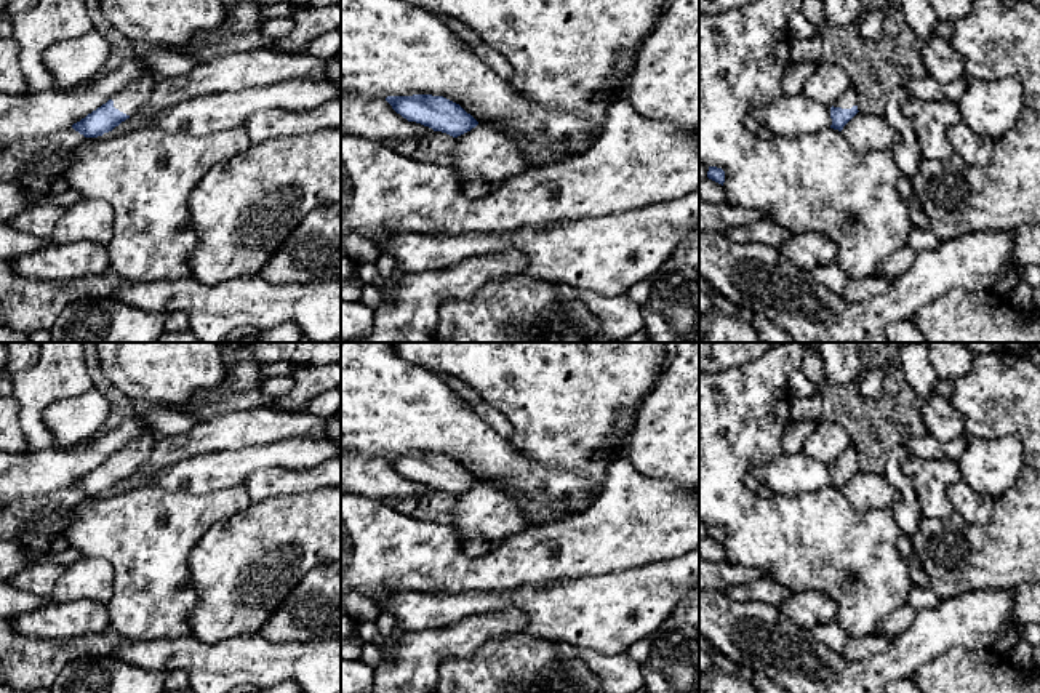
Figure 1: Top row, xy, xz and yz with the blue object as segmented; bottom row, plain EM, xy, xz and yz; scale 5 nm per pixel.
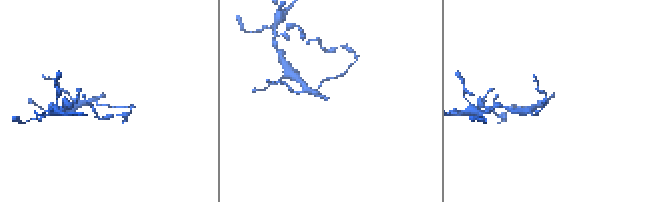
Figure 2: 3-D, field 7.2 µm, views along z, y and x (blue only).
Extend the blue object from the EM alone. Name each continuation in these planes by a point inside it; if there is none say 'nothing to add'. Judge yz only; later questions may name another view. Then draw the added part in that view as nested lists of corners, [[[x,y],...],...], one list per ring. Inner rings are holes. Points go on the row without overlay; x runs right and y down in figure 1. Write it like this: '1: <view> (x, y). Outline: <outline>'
1: yz (848, 458). Outline: [[[850,447],[842,456],[834,461],[834,466],[851,467],[856,464],[856,451]]]

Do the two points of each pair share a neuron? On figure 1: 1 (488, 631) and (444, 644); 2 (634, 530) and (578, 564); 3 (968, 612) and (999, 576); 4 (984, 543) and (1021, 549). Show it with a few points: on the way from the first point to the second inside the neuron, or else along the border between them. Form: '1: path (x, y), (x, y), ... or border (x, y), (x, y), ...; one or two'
1: path (477, 631), (463, 640), (455, 640); one
2: path (620, 530), (607, 536), (592, 551); one
3: border (1008, 588), (980, 588), (952, 597); two
4: path (994, 549), (1012, 549); one

